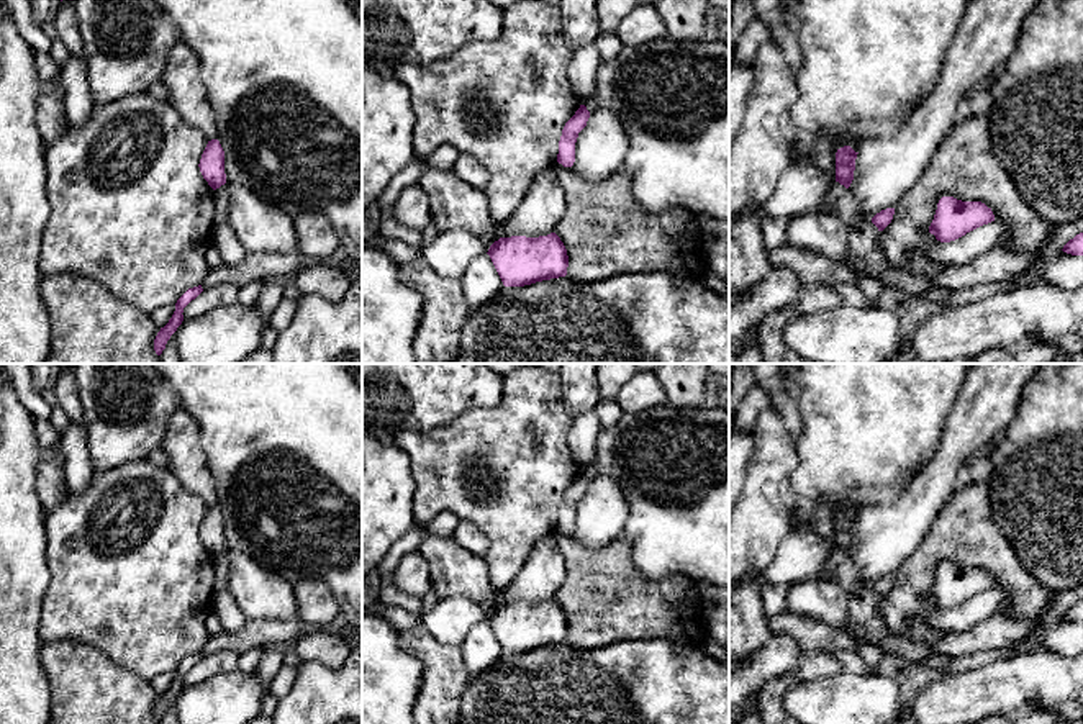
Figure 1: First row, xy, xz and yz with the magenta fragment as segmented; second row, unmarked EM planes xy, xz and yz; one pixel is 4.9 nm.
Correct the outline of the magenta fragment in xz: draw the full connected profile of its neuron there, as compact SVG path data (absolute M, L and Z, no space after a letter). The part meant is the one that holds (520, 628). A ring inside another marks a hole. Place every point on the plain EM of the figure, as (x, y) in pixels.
M555 600L500 604L487 621L505 654L524 654L567 642L567 616Z

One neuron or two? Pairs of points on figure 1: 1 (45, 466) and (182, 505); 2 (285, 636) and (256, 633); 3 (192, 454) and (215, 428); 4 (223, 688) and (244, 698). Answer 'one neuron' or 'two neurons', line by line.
1: two neurons
2: one neuron
3: two neurons
4: one neuron

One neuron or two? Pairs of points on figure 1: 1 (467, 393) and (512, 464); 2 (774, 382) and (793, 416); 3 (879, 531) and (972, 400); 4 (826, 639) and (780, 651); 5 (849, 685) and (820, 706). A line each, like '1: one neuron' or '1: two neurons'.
1: two neurons
2: one neuron
3: one neuron
4: two neurons
5: one neuron

